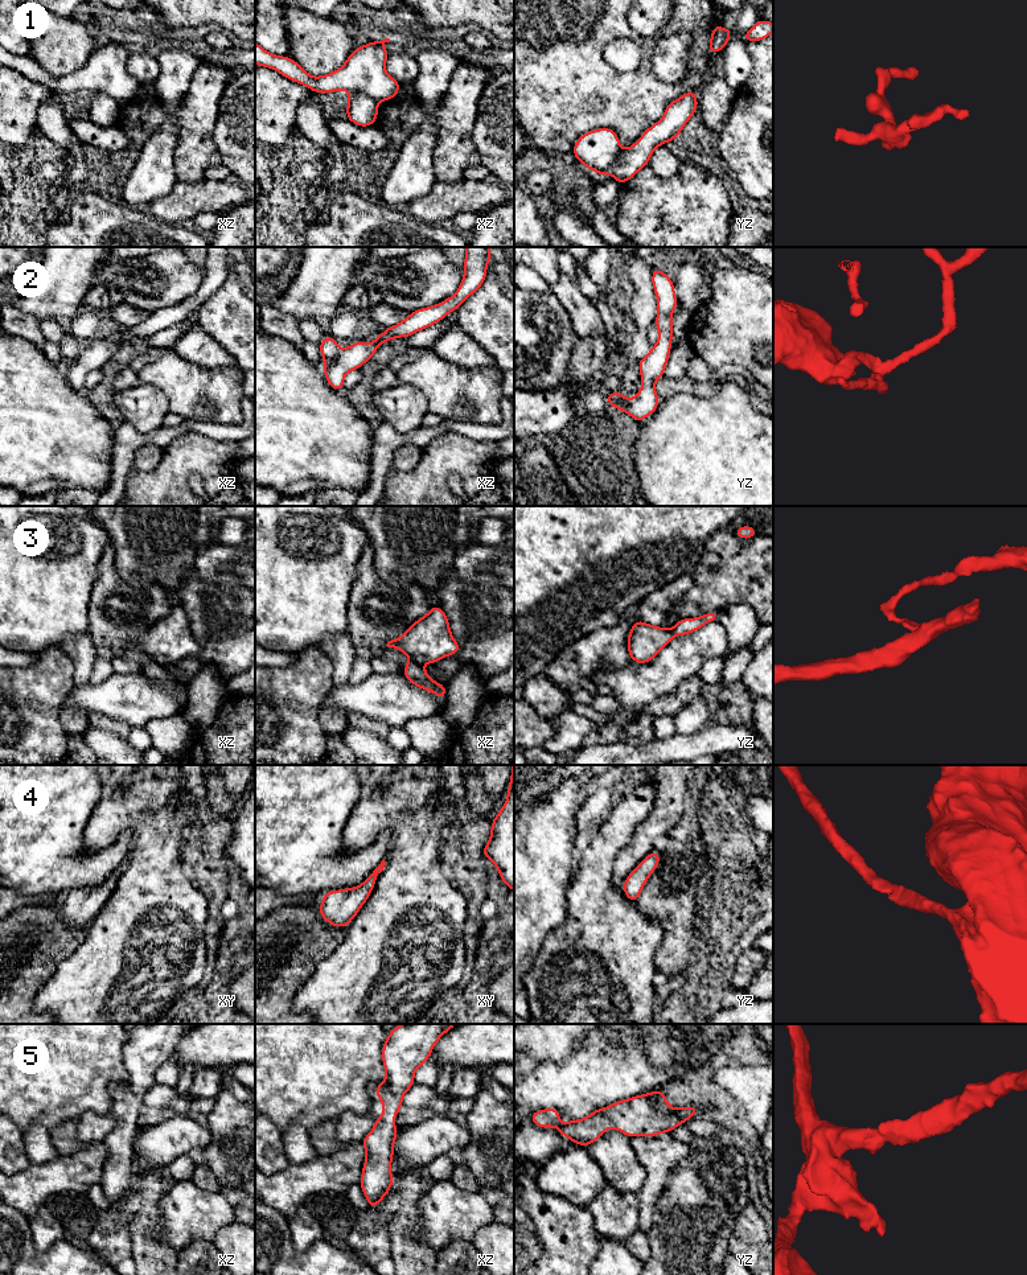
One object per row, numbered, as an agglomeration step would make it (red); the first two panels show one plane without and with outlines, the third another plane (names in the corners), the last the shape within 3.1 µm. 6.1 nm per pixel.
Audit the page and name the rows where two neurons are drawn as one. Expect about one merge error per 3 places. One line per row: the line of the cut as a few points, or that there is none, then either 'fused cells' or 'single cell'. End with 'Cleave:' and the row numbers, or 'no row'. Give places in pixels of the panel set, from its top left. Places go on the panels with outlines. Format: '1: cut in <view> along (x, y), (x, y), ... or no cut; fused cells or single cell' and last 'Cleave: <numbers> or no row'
1: cut in xz along (349, 91), (364, 93), (377, 102); fused cells
2: cut in xz along (340, 350), (335, 358), (325, 364); fused cells
3: cut in xz along (410, 661), (420, 665); fused cells
4: no cut; single cell
5: no cut; single cell
Cleave: 1, 2, 3

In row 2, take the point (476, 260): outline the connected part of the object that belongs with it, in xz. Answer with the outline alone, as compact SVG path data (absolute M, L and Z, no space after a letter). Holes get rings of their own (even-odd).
M465 247L464 277L456 293L436 305L411 312L399 324L385 328L385 333L377 334L371 344L358 341L340 350L336 359L323 366L329 386L336 391L341 391L345 375L370 361L383 342L411 337L414 333L437 324L448 313L459 309L485 281L490 254L490 247Z

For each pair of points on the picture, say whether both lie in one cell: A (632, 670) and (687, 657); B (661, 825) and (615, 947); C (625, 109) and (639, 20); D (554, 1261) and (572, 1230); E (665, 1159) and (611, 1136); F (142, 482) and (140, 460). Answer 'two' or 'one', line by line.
A: one
B: two
C: two
D: one
E: two
F: two

